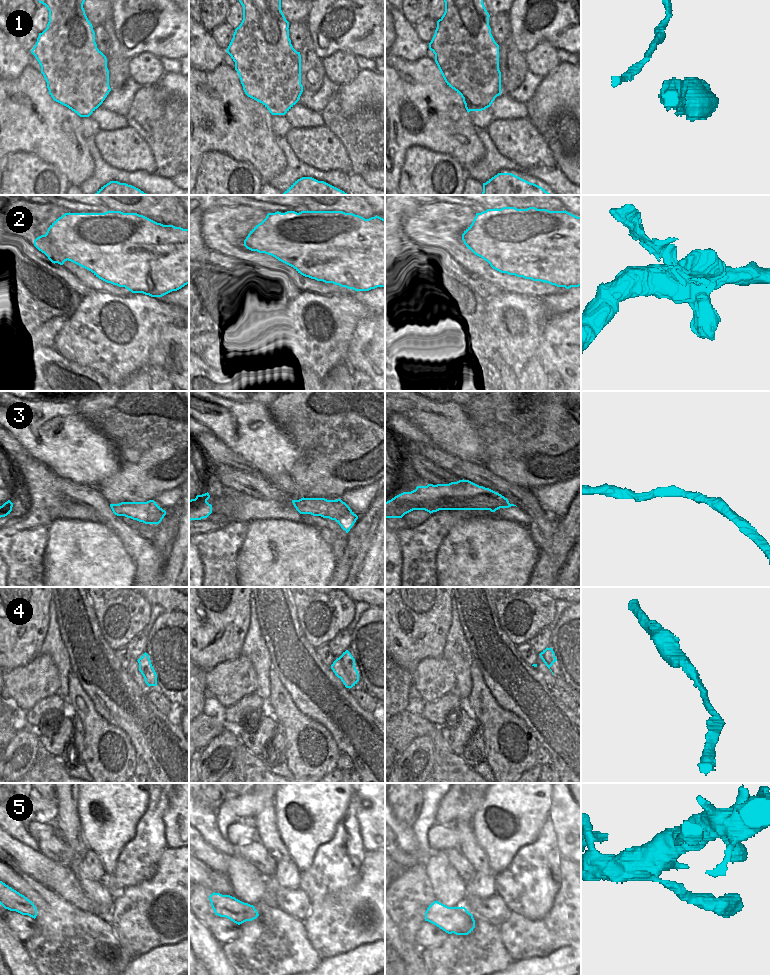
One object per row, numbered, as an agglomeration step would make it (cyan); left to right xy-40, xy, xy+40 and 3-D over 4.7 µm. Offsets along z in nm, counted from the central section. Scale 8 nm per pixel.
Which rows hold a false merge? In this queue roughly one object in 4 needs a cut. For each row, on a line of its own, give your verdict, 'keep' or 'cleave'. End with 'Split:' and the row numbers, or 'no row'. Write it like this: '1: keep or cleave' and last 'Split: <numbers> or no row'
1: cleave
2: cleave
3: keep
4: keep
5: keep
Split: 1, 2

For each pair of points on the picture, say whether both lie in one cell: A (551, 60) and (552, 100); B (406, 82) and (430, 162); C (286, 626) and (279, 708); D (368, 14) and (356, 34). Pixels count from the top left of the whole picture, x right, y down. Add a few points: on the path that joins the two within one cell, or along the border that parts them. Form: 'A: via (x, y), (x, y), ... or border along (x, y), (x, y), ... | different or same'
A: border along (559, 62), (544, 78) | different
B: border along (404, 152), (429, 151), (445, 154), (450, 157) | different
C: border along (271, 669), (276, 673), (276, 676), (294, 703) | different
D: via (363, 19), (359, 23), (359, 29) | same

